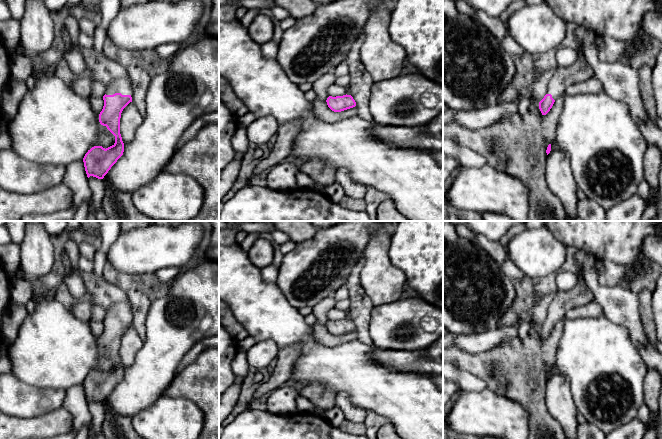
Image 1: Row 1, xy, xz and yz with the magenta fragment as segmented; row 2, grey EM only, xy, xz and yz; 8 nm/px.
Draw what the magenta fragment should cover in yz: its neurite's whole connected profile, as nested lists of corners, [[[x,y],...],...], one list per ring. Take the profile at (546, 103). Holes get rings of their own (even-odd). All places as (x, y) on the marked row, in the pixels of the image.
[[[578,49],[578,59],[570,67],[556,67],[549,80],[546,95],[539,102],[542,115],[546,115],[552,108],[555,100],[565,94],[566,88],[574,83],[586,81],[595,77],[592,67],[587,63],[582,50]]]

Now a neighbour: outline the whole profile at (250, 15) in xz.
[[[248,9],[244,17],[241,18],[239,22],[243,27],[248,28],[258,15],[259,13],[257,9]]]

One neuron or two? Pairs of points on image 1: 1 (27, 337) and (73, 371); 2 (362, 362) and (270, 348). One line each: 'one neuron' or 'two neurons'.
1: one neuron
2: two neurons

